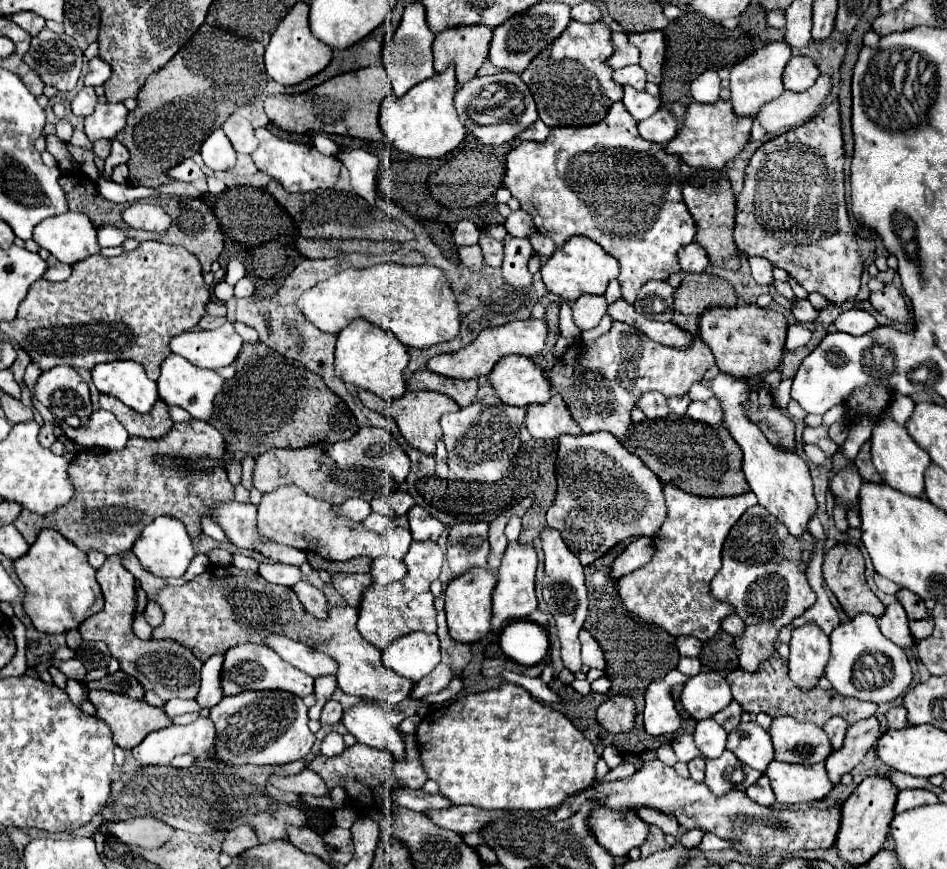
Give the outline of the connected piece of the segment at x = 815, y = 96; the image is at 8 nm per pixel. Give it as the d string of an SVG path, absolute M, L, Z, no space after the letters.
M821 74L817 82L805 92L789 92L785 90L777 100L765 104L757 116L763 128L769 134L787 132L795 126L811 120L819 106L823 106L825 98L831 92L831 76Z

